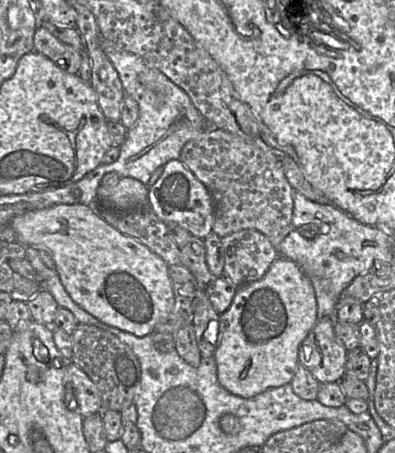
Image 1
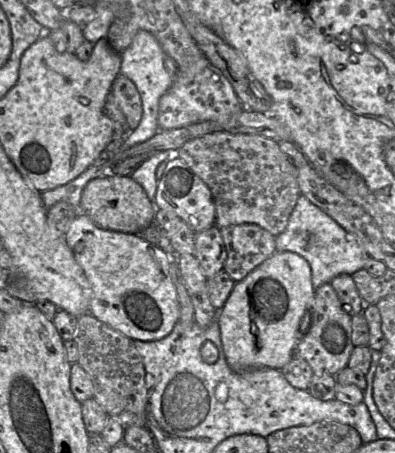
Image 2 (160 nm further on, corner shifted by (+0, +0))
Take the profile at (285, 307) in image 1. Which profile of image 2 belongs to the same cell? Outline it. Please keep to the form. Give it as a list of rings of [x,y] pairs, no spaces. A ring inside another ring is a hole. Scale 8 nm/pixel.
[[[276,251],[243,280],[236,282],[217,319],[226,361],[235,372],[262,368],[283,368],[297,350],[300,325],[303,316],[310,310],[314,298],[312,274],[309,263],[294,252]]]

